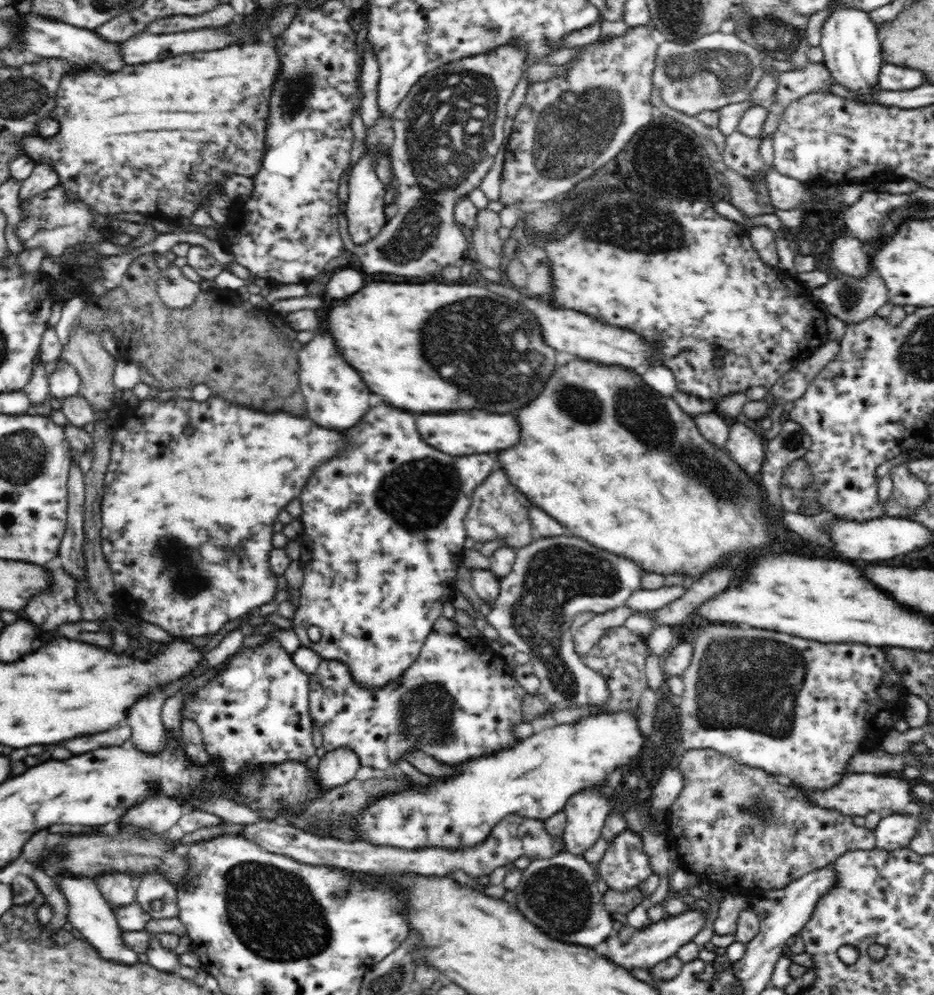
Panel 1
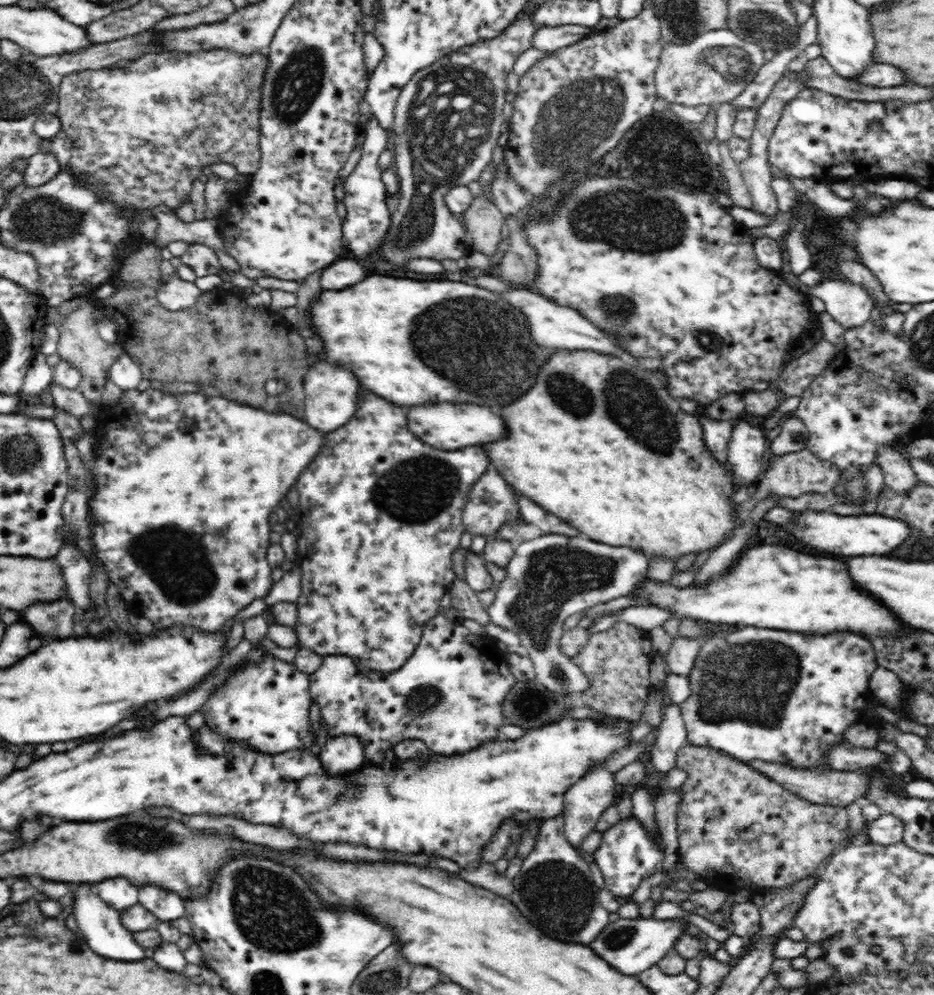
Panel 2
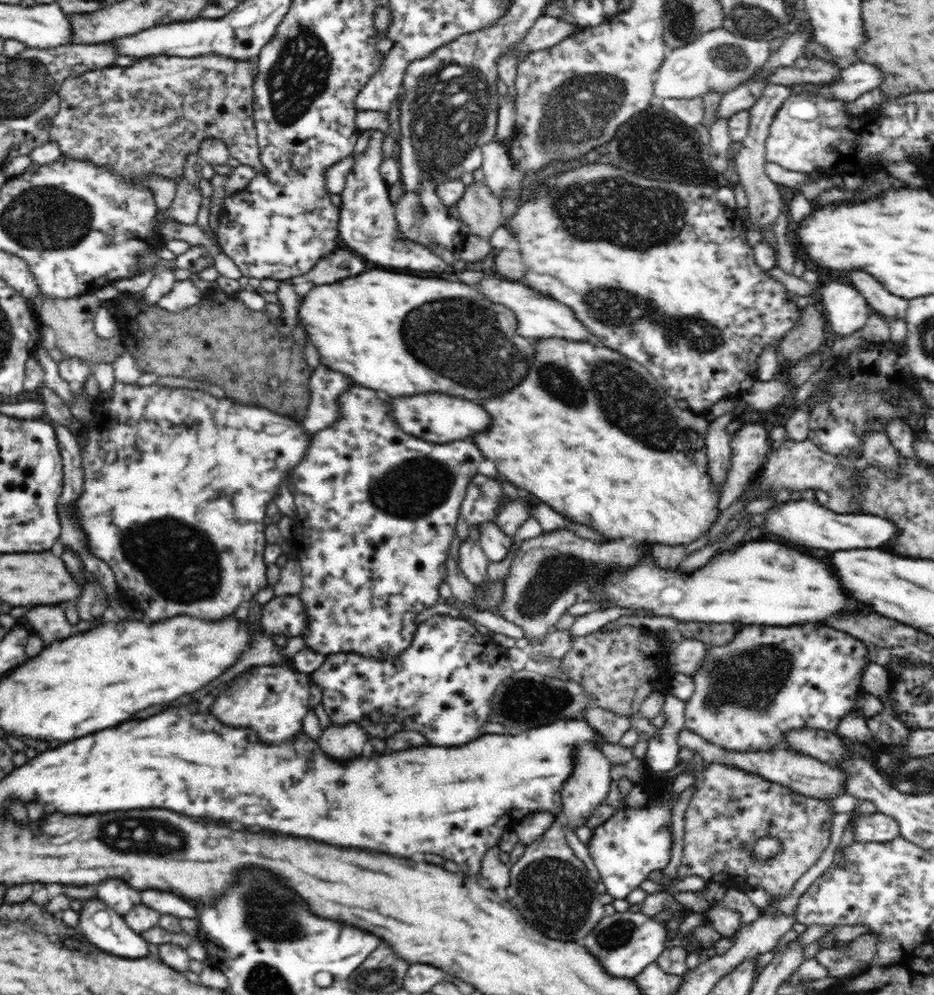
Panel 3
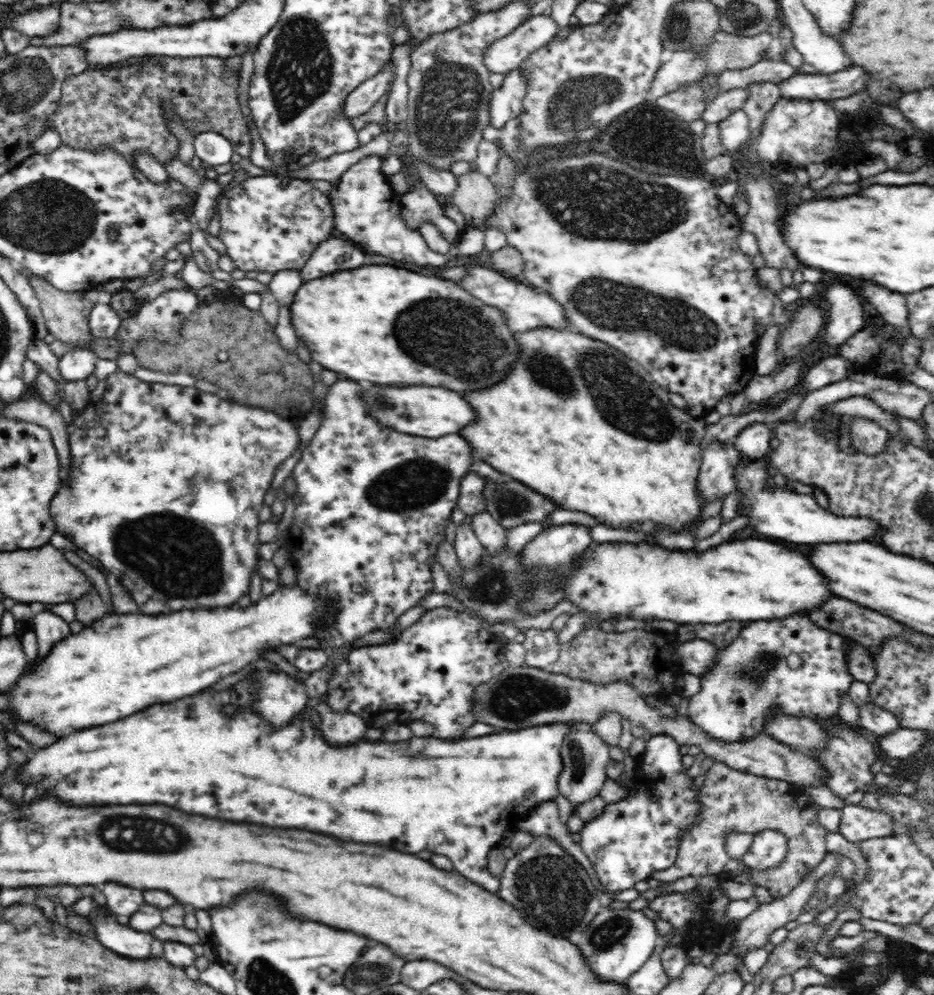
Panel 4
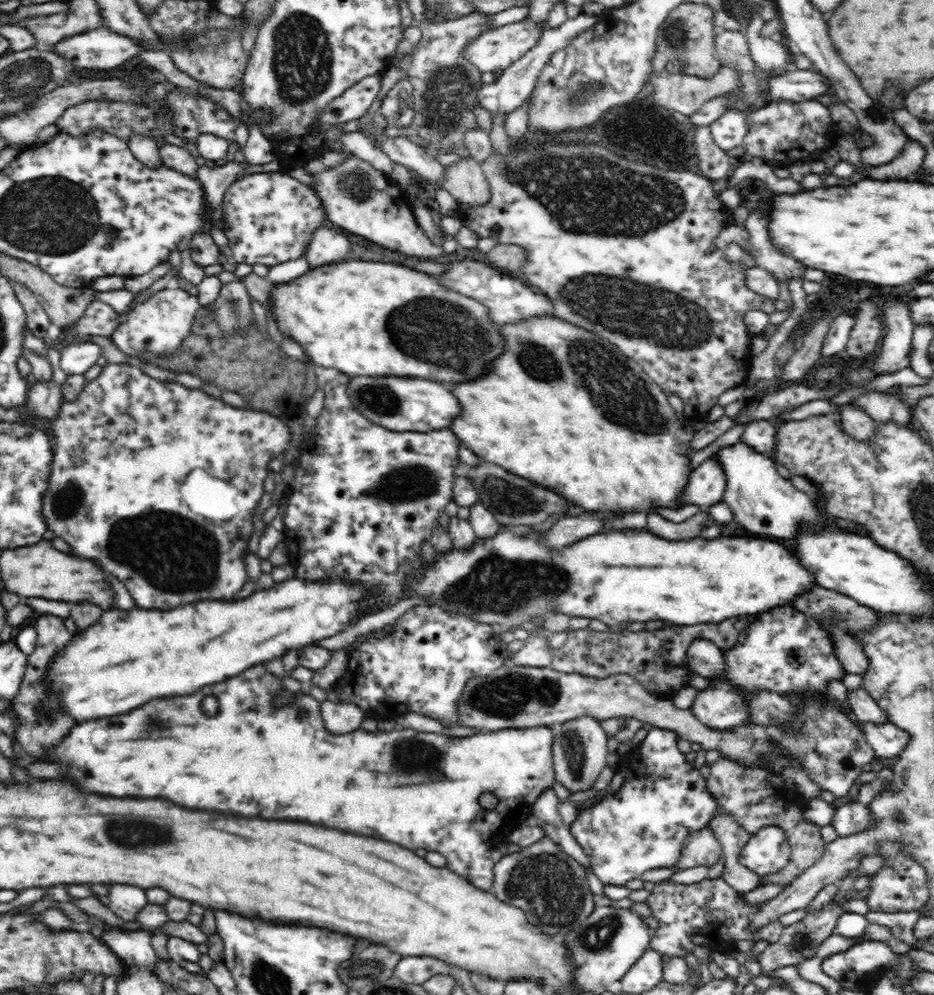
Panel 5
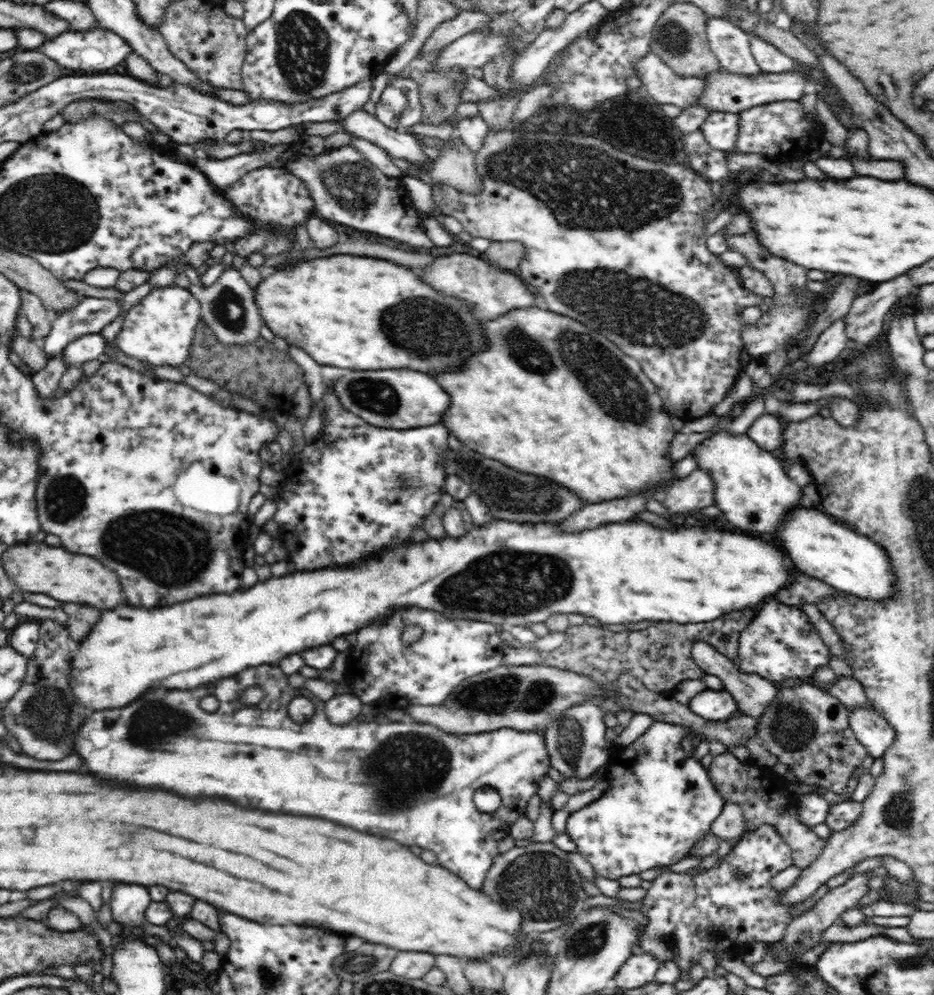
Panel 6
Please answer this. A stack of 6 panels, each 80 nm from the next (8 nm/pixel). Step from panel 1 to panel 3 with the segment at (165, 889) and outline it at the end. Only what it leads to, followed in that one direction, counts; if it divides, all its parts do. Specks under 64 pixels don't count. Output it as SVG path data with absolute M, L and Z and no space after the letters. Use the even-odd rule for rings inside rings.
M146 889L141 892L141 903L160 912L161 916L170 915L178 919L195 919L198 916L196 907L167 891Z

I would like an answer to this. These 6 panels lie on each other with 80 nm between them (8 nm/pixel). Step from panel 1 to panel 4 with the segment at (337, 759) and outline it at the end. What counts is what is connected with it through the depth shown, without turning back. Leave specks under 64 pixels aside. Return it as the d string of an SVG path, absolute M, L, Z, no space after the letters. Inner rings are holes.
M325 702L316 706L321 718L320 734L332 746L354 744L366 736L367 724L353 712L334 712Z

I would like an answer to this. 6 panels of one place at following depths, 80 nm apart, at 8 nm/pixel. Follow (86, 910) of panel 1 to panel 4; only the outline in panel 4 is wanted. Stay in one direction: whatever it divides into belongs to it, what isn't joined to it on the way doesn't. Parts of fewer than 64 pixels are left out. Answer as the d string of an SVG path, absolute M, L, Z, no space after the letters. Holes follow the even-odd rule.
M94 906L86 918L94 927L94 937L102 946L129 959L149 959L154 937L125 926L123 918L116 916L106 906Z

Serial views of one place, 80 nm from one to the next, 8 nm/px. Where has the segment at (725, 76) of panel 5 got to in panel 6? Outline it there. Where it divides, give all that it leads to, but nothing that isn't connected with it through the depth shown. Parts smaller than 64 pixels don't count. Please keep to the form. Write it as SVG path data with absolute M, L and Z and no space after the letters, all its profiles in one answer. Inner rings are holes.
M652 51L636 62L636 76L642 81L645 94L649 94L658 104L674 104L681 110L686 110L686 108L696 105L700 94L706 88L704 79L678 76L672 68L660 60L660 57Z

